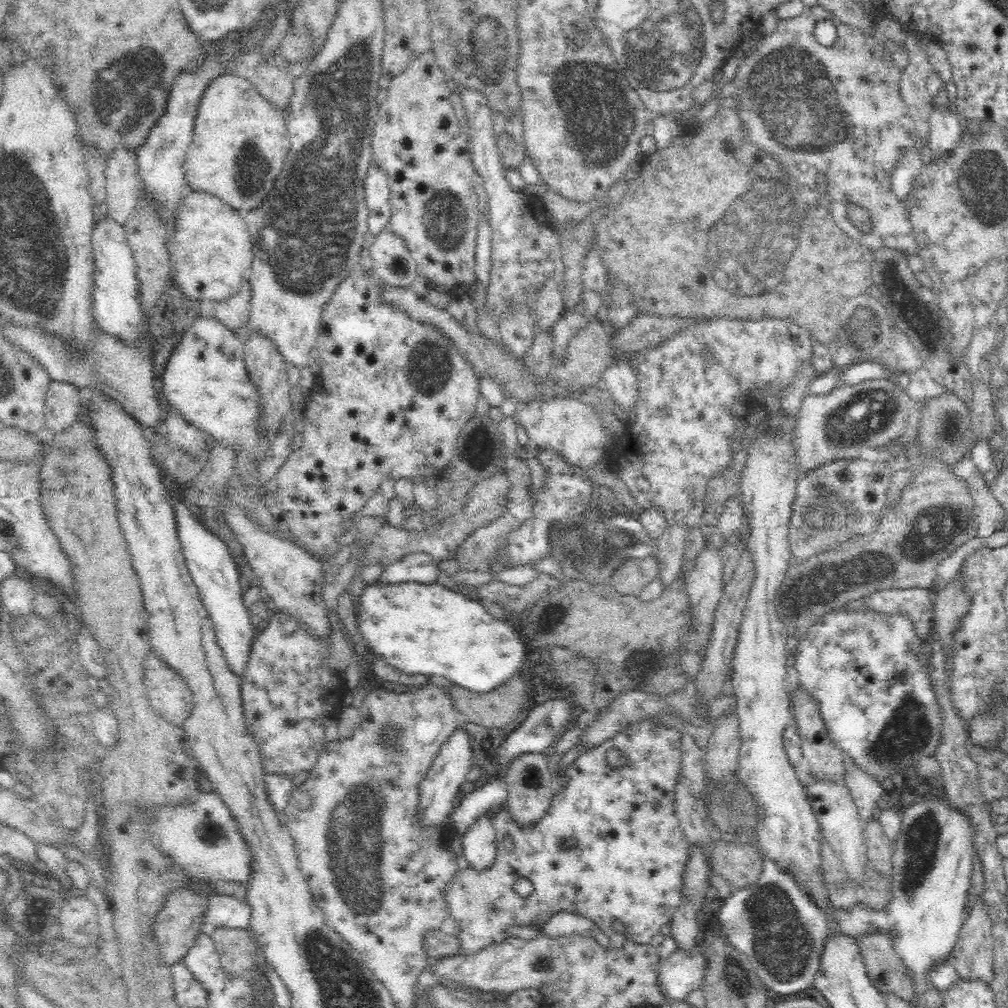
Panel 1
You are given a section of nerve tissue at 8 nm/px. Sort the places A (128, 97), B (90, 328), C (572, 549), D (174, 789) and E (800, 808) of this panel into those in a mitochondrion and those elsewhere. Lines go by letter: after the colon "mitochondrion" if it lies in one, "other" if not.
A: mitochondrion
B: other
C: mitochondrion
D: other
E: other

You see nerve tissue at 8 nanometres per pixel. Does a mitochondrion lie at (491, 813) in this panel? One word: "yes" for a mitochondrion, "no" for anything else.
no

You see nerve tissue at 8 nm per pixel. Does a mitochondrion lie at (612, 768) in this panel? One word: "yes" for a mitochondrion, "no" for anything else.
no

